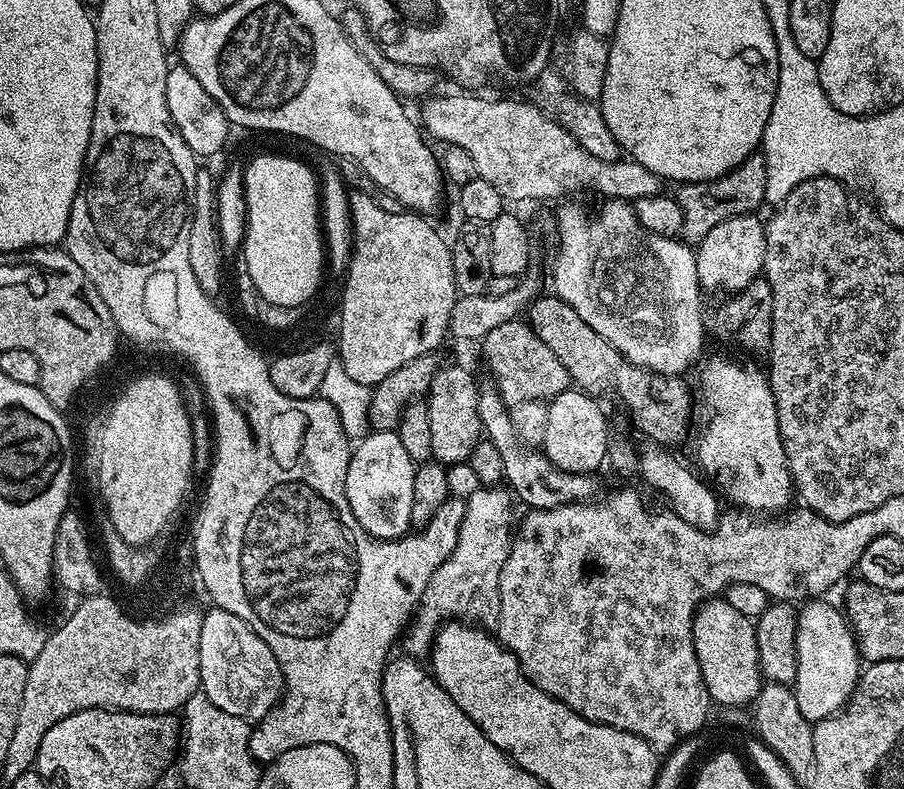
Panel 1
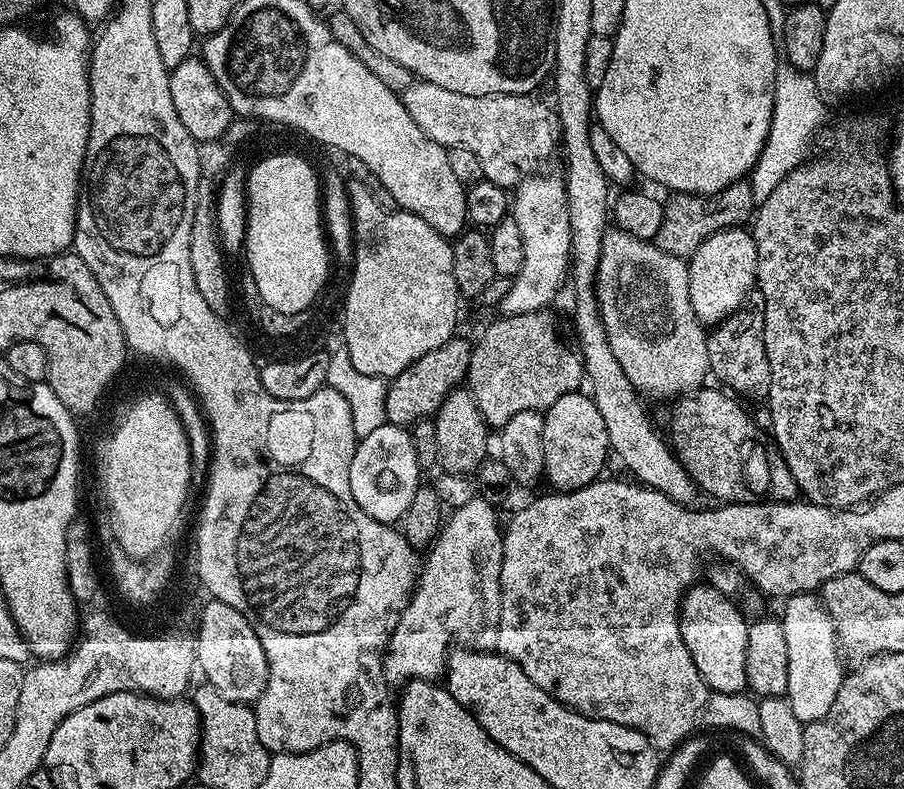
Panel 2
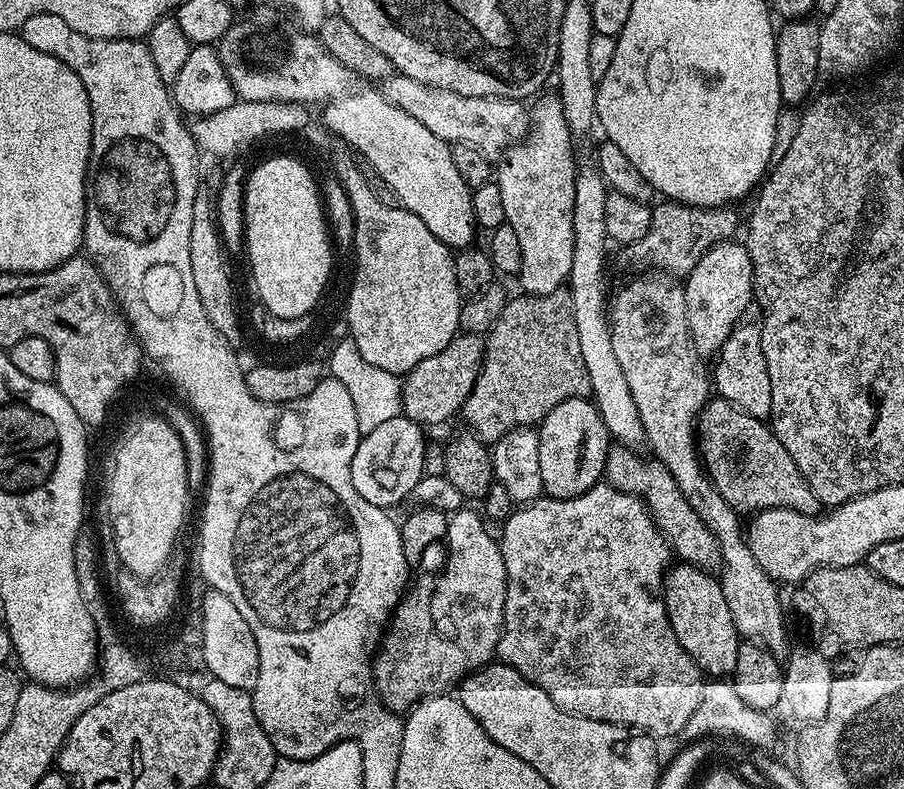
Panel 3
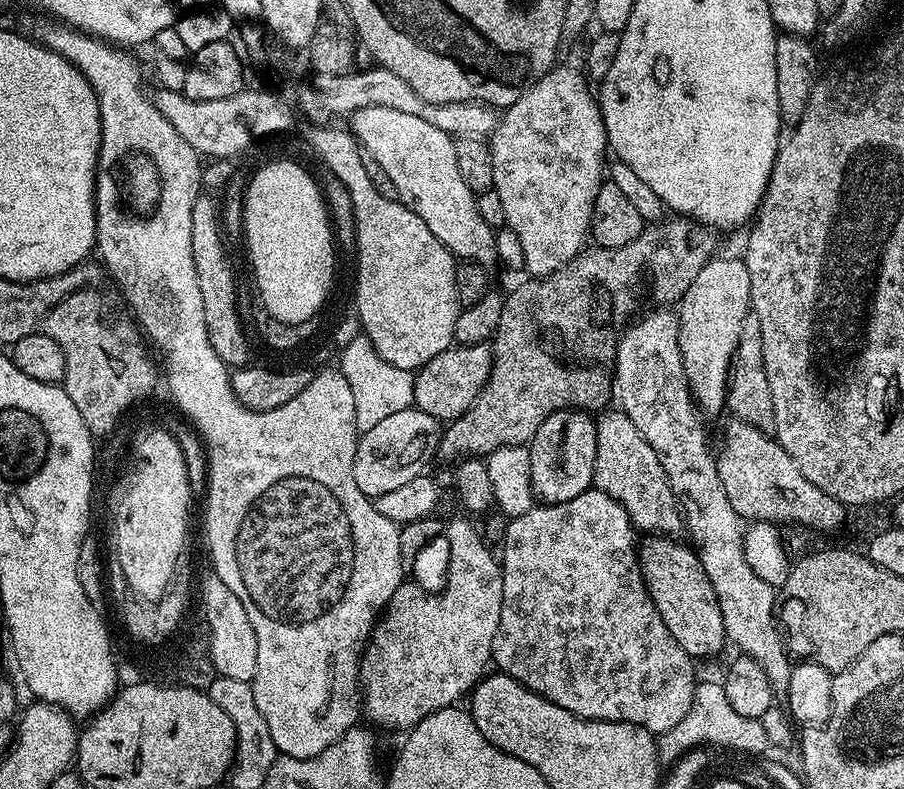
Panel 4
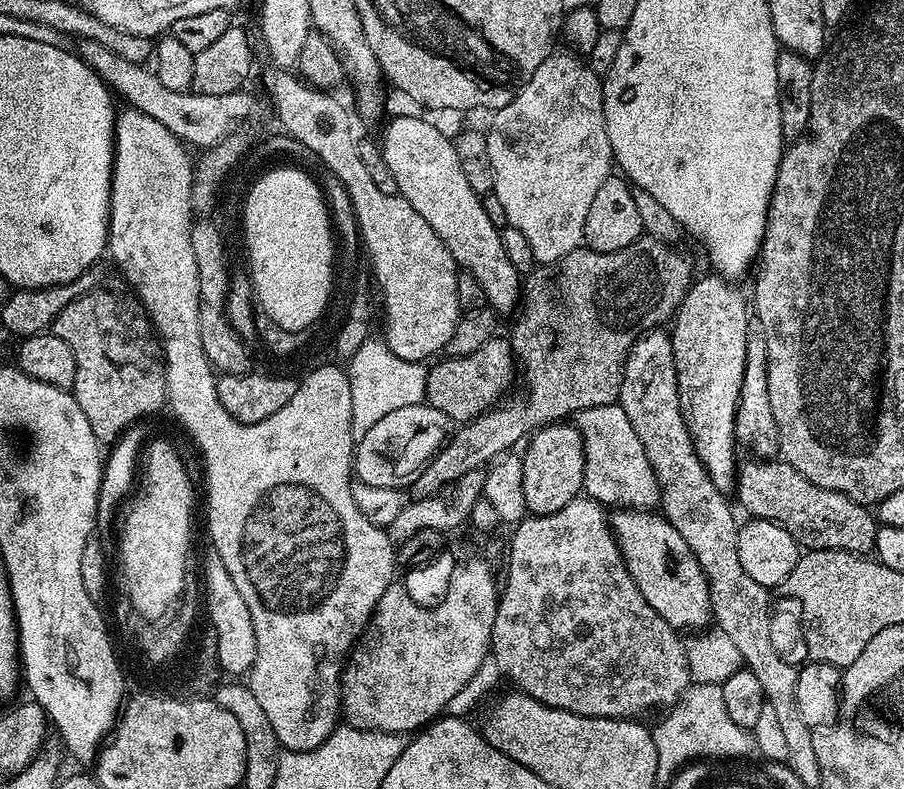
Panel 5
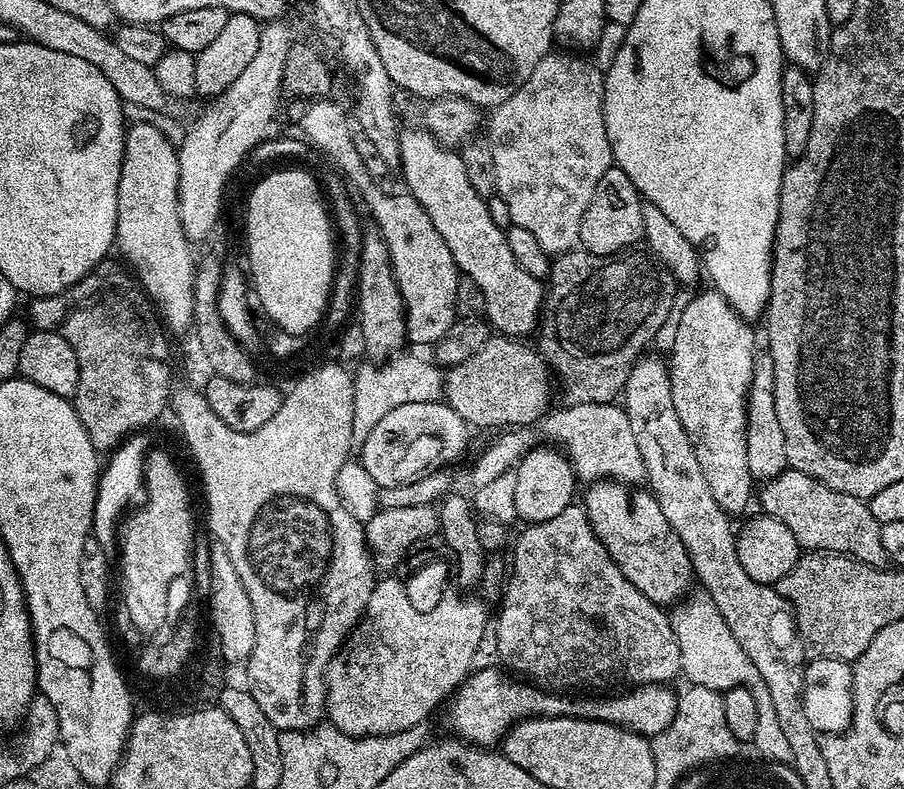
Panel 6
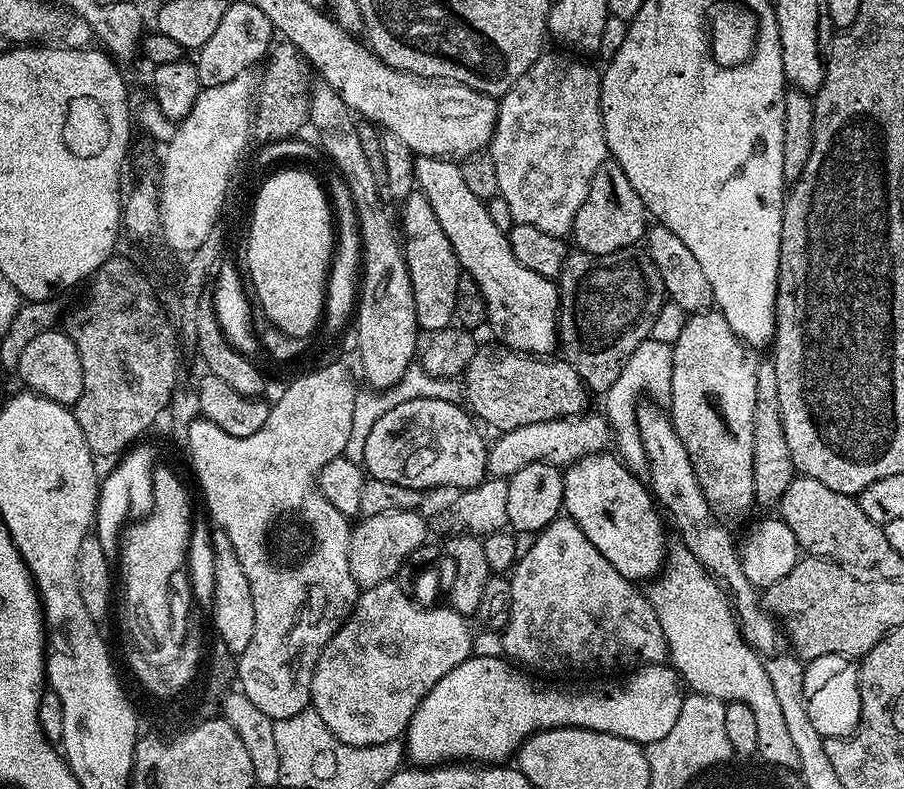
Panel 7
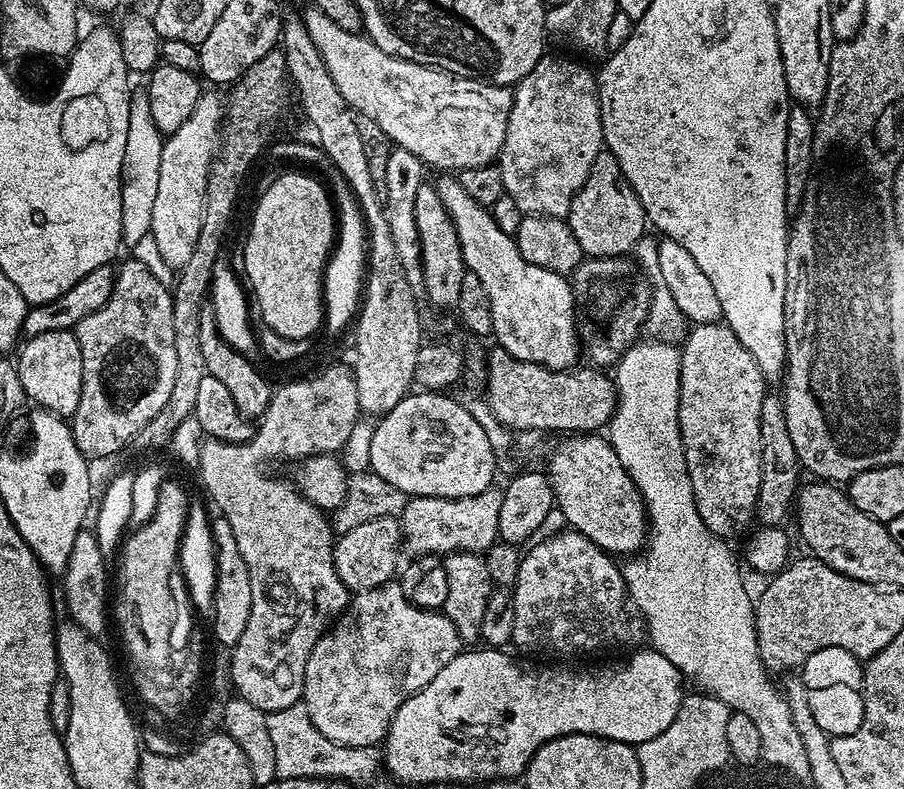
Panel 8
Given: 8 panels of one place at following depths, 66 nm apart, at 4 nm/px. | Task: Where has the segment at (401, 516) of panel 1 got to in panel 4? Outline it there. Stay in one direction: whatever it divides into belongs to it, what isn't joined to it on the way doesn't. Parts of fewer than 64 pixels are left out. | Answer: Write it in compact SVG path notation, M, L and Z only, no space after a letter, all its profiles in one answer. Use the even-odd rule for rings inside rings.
M414 406L390 414L390 418L378 422L378 426L359 437L354 458L354 482L358 482L358 490L370 498L377 498L409 483L425 471L424 463L434 456L441 435L441 421Z

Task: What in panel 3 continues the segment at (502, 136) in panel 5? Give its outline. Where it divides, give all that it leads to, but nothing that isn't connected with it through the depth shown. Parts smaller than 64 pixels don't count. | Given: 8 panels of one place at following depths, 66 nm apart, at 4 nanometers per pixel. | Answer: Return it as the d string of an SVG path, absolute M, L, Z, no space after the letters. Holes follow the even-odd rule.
M557 95L539 97L529 113L529 129L523 140L511 145L496 168L496 183L502 193L505 223L517 233L522 249L518 283L527 295L544 296L557 291L568 279L574 256L574 182L578 163L572 152L572 135Z

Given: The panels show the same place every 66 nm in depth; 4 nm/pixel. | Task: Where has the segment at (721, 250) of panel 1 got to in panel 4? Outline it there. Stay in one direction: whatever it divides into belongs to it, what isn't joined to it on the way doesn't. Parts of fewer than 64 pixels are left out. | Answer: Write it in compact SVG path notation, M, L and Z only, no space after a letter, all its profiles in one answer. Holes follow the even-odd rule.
M717 254L698 270L690 290L678 302L682 350L682 366L686 370L688 388L701 413L724 412L728 399L728 373L732 371L732 356L736 353L742 322L752 307L750 270L743 259Z

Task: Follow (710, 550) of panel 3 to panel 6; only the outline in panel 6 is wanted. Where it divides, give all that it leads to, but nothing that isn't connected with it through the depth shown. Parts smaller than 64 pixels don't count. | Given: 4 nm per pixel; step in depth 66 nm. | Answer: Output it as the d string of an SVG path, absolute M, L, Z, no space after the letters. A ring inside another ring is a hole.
M586 402L563 407L553 407L548 415L541 416L538 429L545 445L562 449L581 481L617 480L629 486L645 483L646 466L642 462L642 453L634 439L634 430L630 430L630 418L626 418L619 403Z

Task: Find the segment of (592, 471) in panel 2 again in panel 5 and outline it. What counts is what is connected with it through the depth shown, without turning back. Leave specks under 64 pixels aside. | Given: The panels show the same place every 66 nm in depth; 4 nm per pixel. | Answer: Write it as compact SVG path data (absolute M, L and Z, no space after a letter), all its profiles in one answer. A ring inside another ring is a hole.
M557 422L536 429L527 444L528 449L522 452L522 494L526 497L526 506L533 516L554 514L558 510L562 510L562 506L566 506L566 502L575 500L577 496L581 495L584 487L584 443L582 442L582 434L577 430L575 423Z

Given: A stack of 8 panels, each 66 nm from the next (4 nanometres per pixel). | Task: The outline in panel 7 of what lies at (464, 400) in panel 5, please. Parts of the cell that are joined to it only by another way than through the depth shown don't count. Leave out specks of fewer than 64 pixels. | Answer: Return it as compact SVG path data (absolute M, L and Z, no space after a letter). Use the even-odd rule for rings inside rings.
M481 343L474 358L470 358L470 366L462 377L462 396L468 399L467 407L481 421L484 419L496 428L497 433L518 430L518 426L530 426L530 422L579 416L587 409L584 407L590 393L567 360L531 356L528 352L515 352L502 343L492 343Z

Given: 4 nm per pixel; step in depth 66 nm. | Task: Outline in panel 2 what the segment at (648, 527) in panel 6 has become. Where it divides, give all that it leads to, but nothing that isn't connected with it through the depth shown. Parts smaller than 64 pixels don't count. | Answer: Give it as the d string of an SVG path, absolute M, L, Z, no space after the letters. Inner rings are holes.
M697 582L680 599L680 628L682 642L698 666L712 692L734 694L748 687L746 678L746 638L749 621L736 609L737 601L726 597L707 582Z

